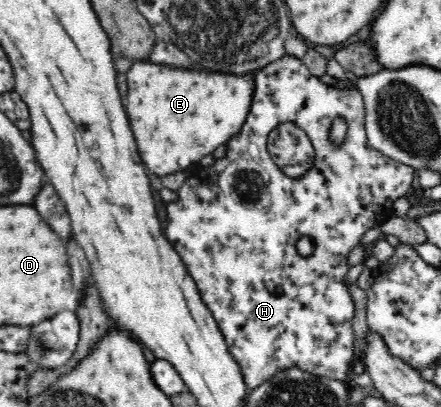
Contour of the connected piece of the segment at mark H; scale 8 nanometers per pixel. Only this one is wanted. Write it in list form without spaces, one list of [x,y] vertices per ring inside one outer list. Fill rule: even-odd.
[[[285,54],[280,59],[267,63],[265,67],[256,69],[252,72],[255,89],[249,117],[243,125],[243,129],[237,133],[225,146],[226,153],[223,158],[218,158],[213,163],[205,167],[205,171],[201,171],[197,177],[189,177],[183,185],[177,189],[178,199],[167,202],[167,225],[165,227],[165,238],[167,242],[174,247],[176,253],[181,256],[189,276],[195,281],[195,286],[201,294],[201,302],[209,308],[211,316],[215,318],[219,332],[225,338],[227,350],[231,352],[233,360],[237,362],[237,366],[241,368],[241,378],[245,382],[245,386],[249,390],[253,390],[261,386],[263,381],[267,381],[271,375],[275,375],[279,369],[283,367],[298,367],[303,371],[313,373],[319,377],[327,379],[337,379],[343,382],[350,382],[352,375],[350,369],[352,364],[359,360],[357,347],[353,344],[353,329],[351,329],[351,319],[355,313],[355,305],[349,294],[349,288],[343,284],[343,277],[347,275],[350,266],[348,265],[348,256],[351,249],[354,249],[359,243],[359,239],[365,235],[365,231],[375,228],[375,225],[385,222],[389,218],[394,217],[393,203],[403,198],[409,191],[413,179],[415,179],[415,168],[407,166],[401,162],[397,162],[377,149],[368,145],[367,133],[365,130],[365,106],[363,106],[363,98],[361,92],[354,86],[348,86],[347,89],[330,86],[325,84],[319,76],[313,75],[309,68],[303,63],[301,58],[294,55]],[[343,118],[347,125],[345,141],[341,147],[334,147],[329,140],[329,129],[332,122]],[[293,123],[300,129],[305,131],[314,148],[314,157],[312,166],[301,177],[288,177],[282,169],[274,162],[274,159],[267,152],[269,133],[279,127],[279,125]],[[302,237],[308,237],[313,244],[313,252],[310,256],[304,257],[298,252],[298,241]]]

